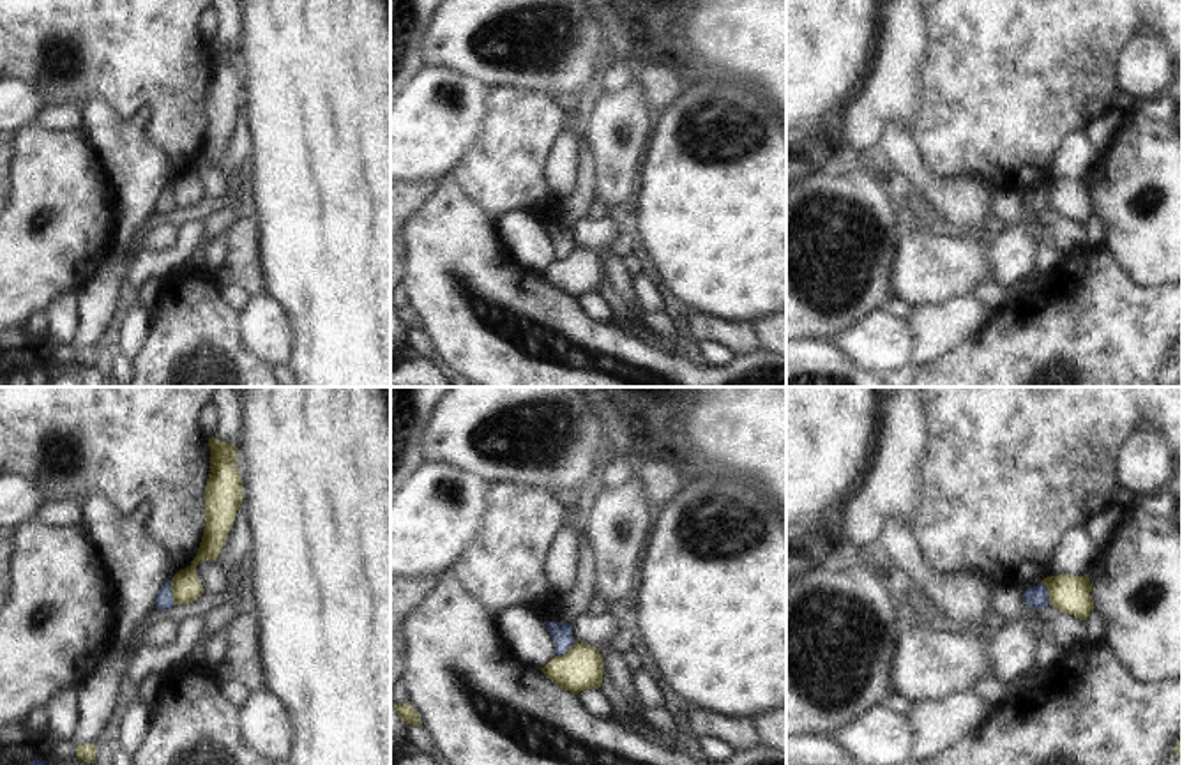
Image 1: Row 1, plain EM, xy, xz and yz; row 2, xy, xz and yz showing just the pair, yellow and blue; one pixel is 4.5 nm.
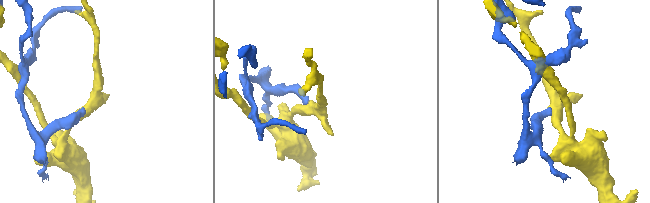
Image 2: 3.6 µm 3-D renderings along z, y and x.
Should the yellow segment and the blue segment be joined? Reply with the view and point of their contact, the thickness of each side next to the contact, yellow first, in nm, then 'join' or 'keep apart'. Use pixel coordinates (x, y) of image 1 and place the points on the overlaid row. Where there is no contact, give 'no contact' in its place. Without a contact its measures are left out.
contact yz (1048, 592); calibres 180 and 100 nm; keep apart

